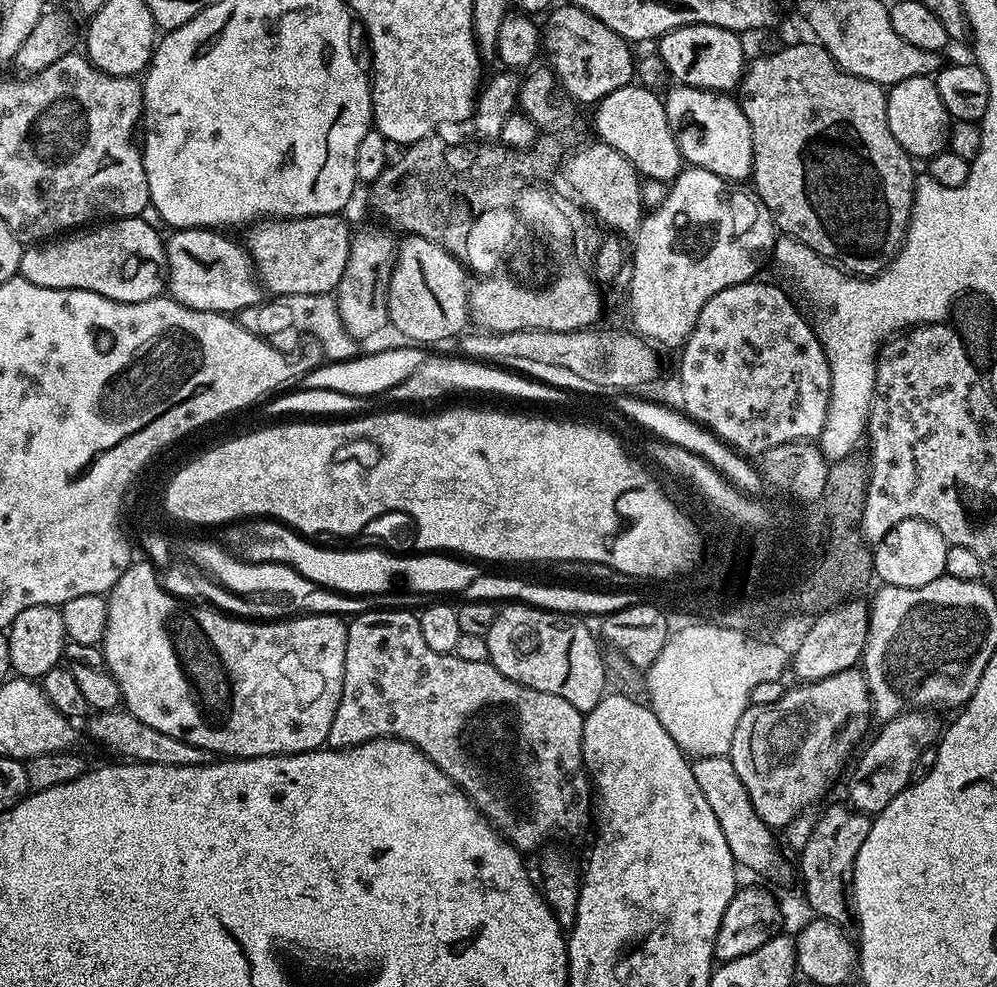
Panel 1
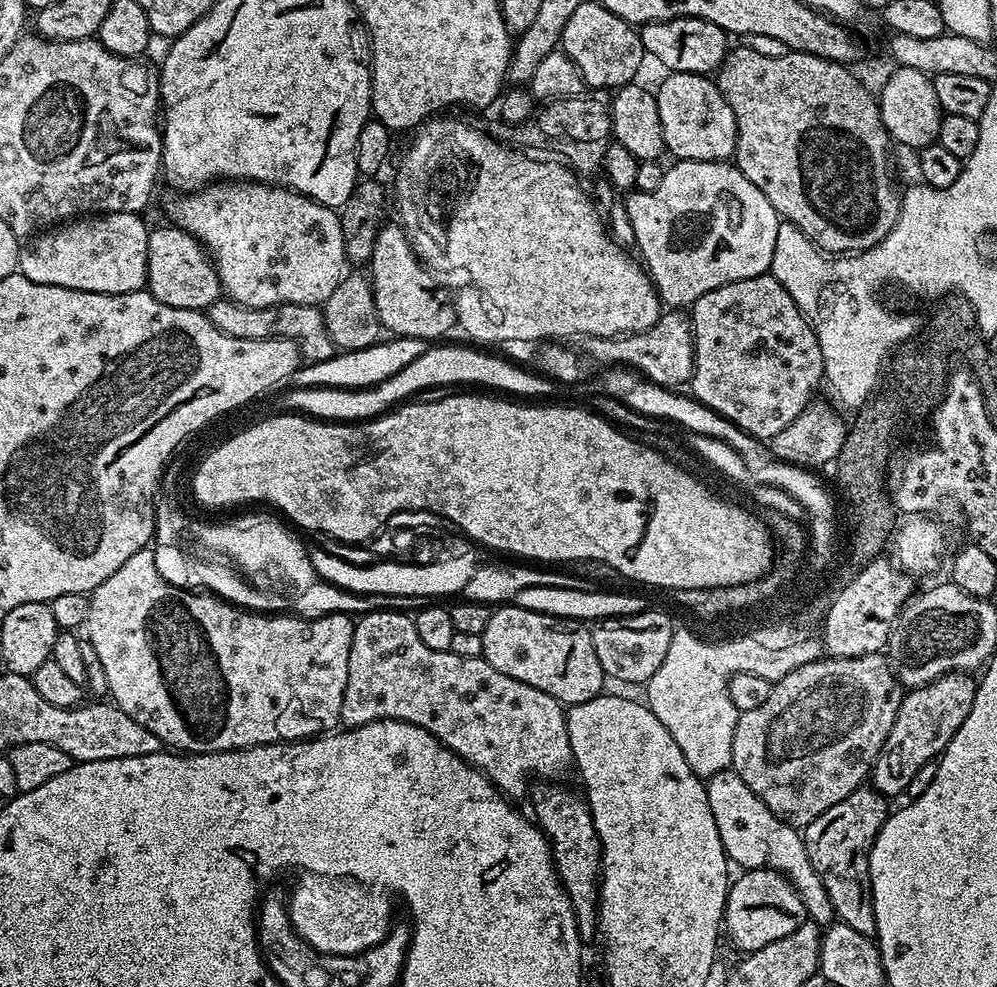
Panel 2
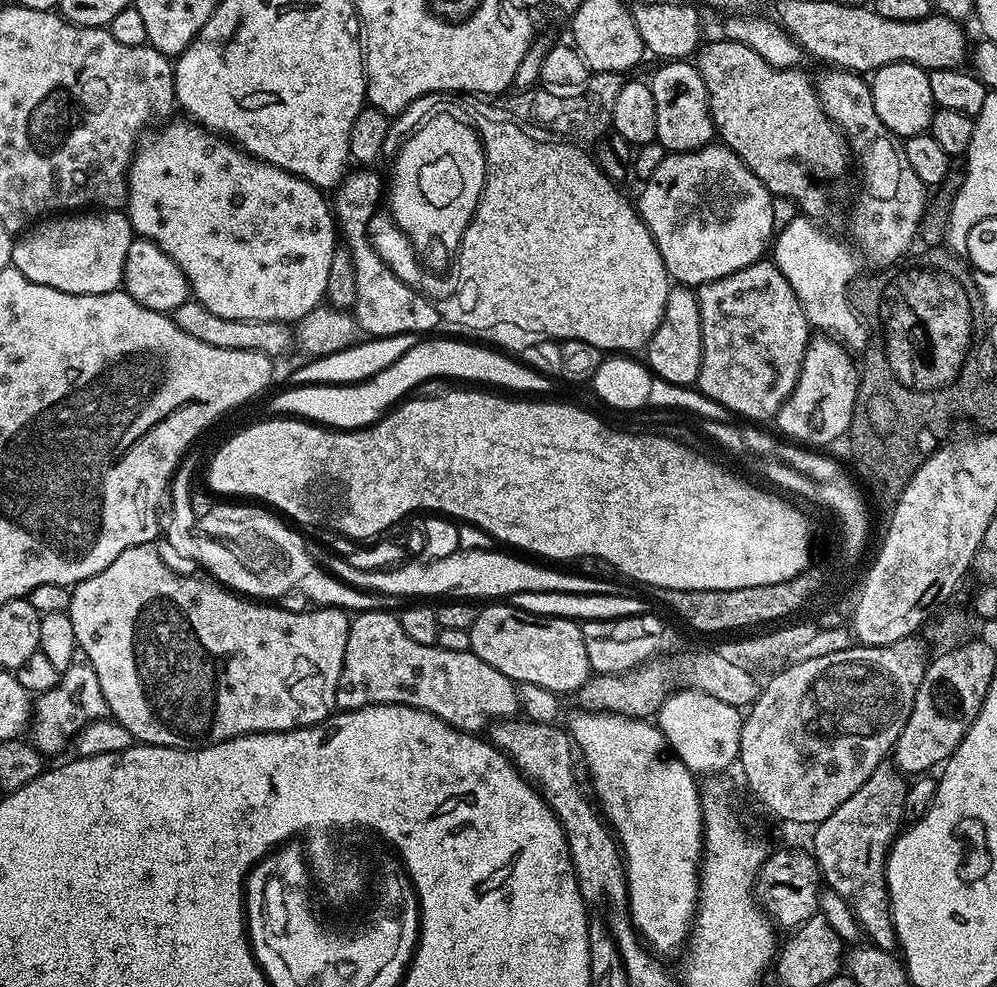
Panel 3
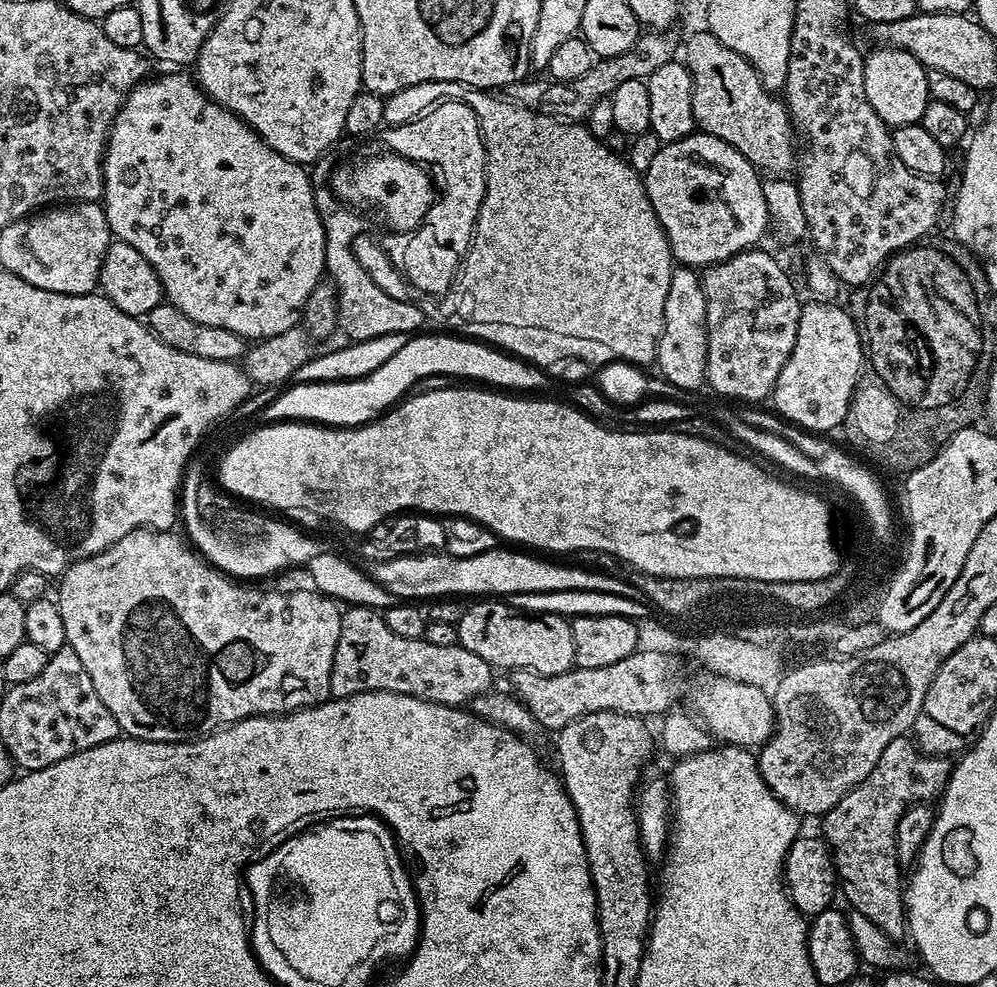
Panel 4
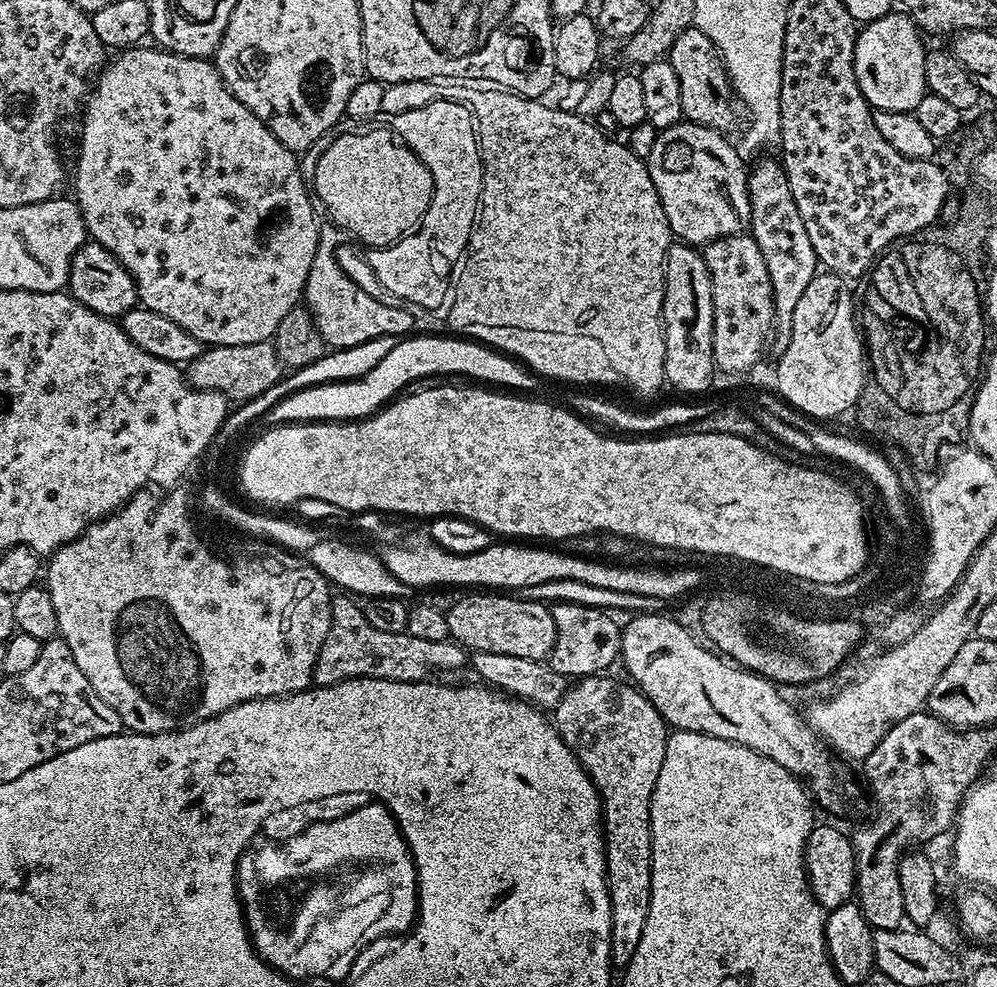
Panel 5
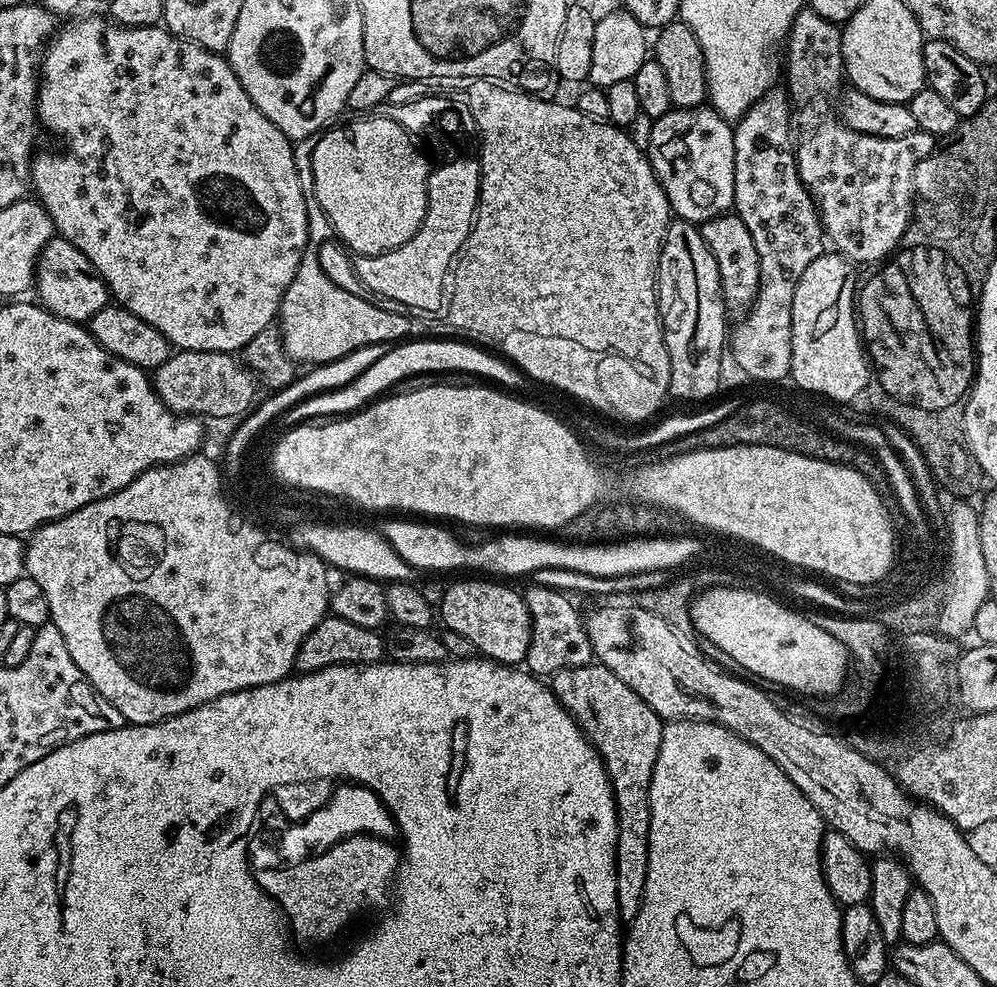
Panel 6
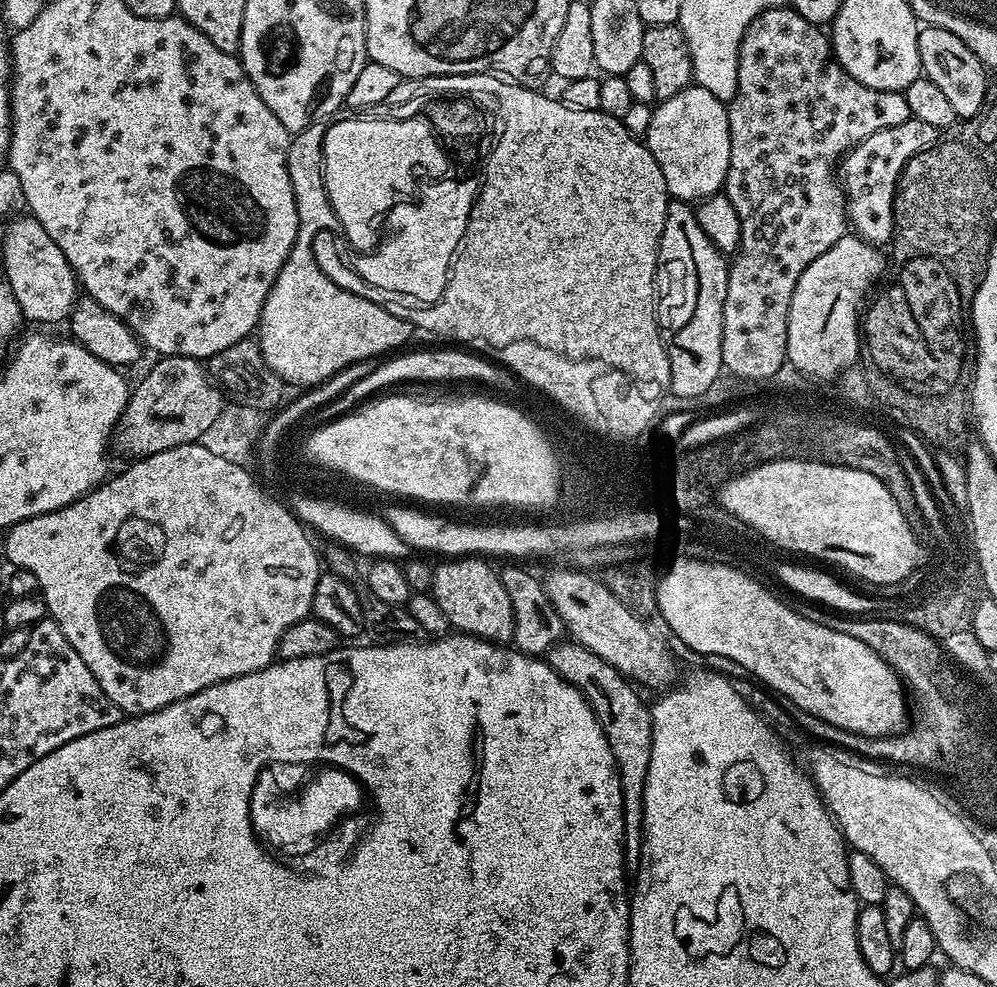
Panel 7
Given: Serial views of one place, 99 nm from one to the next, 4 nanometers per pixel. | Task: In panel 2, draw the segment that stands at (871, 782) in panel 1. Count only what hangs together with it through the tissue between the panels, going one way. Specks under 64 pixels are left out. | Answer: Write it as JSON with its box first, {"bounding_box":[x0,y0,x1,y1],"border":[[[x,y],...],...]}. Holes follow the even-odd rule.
{"bounding_box":[871,672,977,798],"border":[[[948,672],[926,686],[905,691],[898,718],[894,718],[894,726],[890,726],[890,734],[872,764],[871,787],[885,798],[900,796],[910,786],[914,774],[926,763],[939,757],[950,738],[958,734],[958,726],[966,722],[970,706],[974,706],[977,681],[972,678],[967,672]]]}

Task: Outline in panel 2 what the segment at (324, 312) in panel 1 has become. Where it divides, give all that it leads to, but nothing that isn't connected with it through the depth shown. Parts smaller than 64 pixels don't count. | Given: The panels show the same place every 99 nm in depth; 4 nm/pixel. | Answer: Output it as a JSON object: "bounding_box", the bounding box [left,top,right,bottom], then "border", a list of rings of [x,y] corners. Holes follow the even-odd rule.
{"bounding_box":[206,298,338,364],"border":[[[221,298],[207,308],[206,315],[214,326],[218,326],[218,330],[222,330],[222,334],[230,334],[230,338],[295,340],[300,347],[301,357],[313,364],[330,359],[338,352],[326,330],[324,313],[315,304],[277,304],[275,308],[247,308],[233,300]]]}

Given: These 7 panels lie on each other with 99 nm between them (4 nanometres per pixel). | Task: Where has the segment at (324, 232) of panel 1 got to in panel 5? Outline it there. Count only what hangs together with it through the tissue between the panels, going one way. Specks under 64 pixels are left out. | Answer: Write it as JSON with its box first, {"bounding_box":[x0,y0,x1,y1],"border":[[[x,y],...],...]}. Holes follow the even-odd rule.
{"bounding_box":[74,46,321,348],"border":[[[148,46],[125,48],[119,54],[113,55],[116,57],[113,60],[111,57],[97,75],[94,87],[89,91],[88,99],[82,108],[84,125],[80,128],[80,161],[76,164],[76,193],[74,193],[74,199],[84,219],[87,235],[95,243],[101,244],[106,250],[110,250],[110,254],[114,254],[114,258],[118,258],[118,262],[122,262],[122,266],[128,271],[130,278],[134,278],[136,298],[143,307],[154,310],[154,314],[162,314],[162,318],[170,318],[170,322],[182,326],[182,330],[186,330],[186,334],[194,334],[194,338],[198,338],[201,345],[217,348],[218,346],[242,346],[243,344],[253,344],[263,340],[271,341],[276,335],[282,318],[286,318],[286,314],[290,314],[290,310],[294,310],[301,303],[306,278],[310,274],[310,262],[314,262],[314,254],[318,250],[321,225],[316,222],[316,212],[312,209],[314,200],[310,195],[309,185],[307,183],[304,185],[304,176],[300,173],[299,162],[296,161],[299,160],[297,153],[282,142],[278,142],[278,138],[274,138],[274,134],[262,122],[262,118],[258,118],[258,114],[254,114],[249,108],[242,106],[242,102],[238,102],[238,98],[234,98],[234,94],[226,86],[226,82],[220,76],[220,71],[216,69],[216,65],[211,59],[199,56],[179,56],[177,52],[165,52],[156,46],[151,46],[152,48],[144,47]]]}

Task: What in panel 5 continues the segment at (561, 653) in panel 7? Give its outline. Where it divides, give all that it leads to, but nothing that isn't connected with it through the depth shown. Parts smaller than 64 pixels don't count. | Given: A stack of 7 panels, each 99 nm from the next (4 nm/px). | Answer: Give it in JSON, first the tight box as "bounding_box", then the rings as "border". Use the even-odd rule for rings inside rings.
{"bounding_box":[554,675,670,970],"border":[[[611,675],[585,676],[577,679],[567,689],[565,695],[557,702],[554,709],[554,723],[556,732],[570,746],[570,750],[578,758],[578,762],[584,767],[584,772],[594,782],[594,786],[600,795],[600,806],[604,822],[604,853],[606,854],[606,874],[608,875],[608,893],[610,894],[610,958],[612,967],[616,970],[627,968],[630,958],[634,958],[634,950],[638,950],[638,942],[642,942],[642,930],[646,927],[646,914],[650,910],[650,882],[652,881],[652,835],[650,834],[650,802],[652,791],[658,782],[658,770],[662,770],[662,758],[666,758],[666,742],[670,735],[669,725],[658,714],[658,710],[640,693],[639,688],[631,683],[619,684],[611,680]]]}

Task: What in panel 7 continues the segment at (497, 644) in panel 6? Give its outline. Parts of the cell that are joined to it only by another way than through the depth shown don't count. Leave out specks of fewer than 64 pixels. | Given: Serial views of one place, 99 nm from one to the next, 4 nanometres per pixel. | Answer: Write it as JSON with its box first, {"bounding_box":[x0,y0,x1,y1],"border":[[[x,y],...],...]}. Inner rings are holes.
{"bounding_box":[430,558,516,645],"border":[[[448,558],[440,565],[437,563],[432,573],[430,595],[457,633],[507,645],[516,629],[514,606],[510,606],[499,571],[488,564],[491,563],[484,558]]]}

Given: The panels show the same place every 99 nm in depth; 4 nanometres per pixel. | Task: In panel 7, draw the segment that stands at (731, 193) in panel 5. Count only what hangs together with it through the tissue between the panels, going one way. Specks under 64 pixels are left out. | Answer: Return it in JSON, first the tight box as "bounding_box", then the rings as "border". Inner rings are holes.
{"bounding_box":[646,86,730,202],"border":[[[689,86],[674,98],[659,101],[652,110],[646,143],[666,178],[671,199],[699,202],[723,189],[730,166],[728,110],[710,90]]]}

